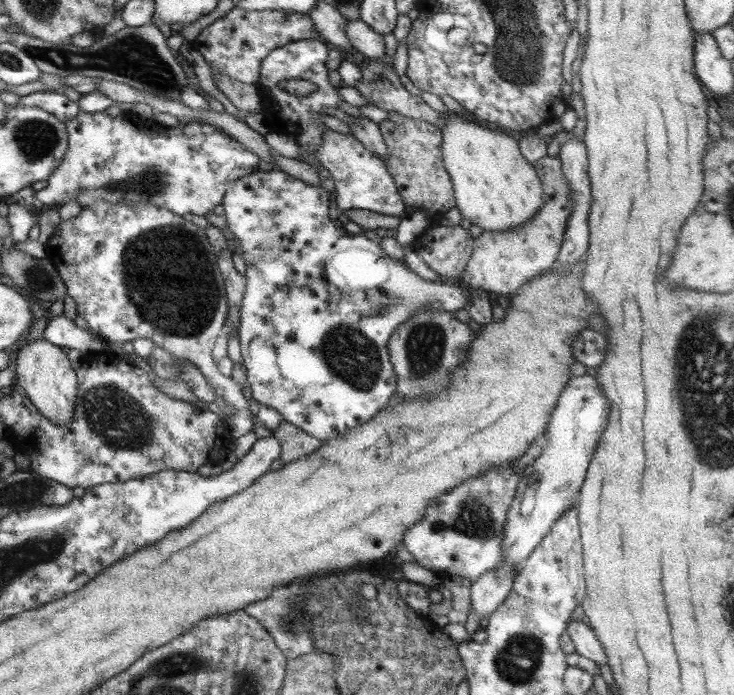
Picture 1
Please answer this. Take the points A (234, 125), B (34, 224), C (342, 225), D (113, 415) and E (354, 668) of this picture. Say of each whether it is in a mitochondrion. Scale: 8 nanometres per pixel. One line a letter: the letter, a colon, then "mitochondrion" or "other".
A: other
B: other
C: other
D: mitochondrion
E: other

